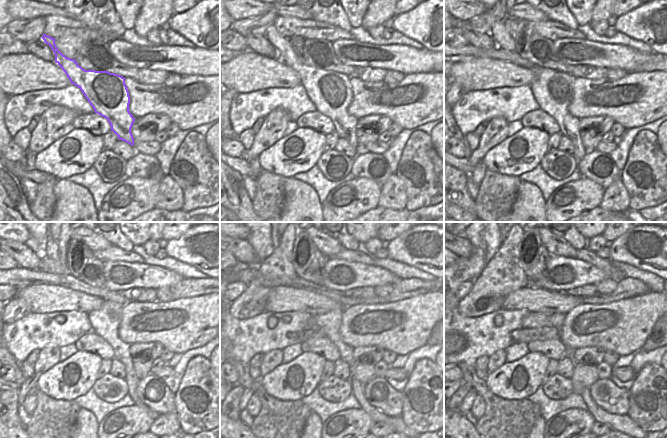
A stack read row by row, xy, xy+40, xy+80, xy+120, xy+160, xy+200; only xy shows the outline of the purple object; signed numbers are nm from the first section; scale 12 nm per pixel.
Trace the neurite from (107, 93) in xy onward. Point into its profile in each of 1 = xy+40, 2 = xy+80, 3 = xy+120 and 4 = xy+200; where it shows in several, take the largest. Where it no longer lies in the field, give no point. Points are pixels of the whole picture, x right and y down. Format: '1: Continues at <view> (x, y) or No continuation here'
1: Continues at xy+40 (330, 91)
2: Continues at xy+80 (553, 90)
3: Continues at xy+120 (105, 321)
4: Continues at xy+200 (623, 423).

